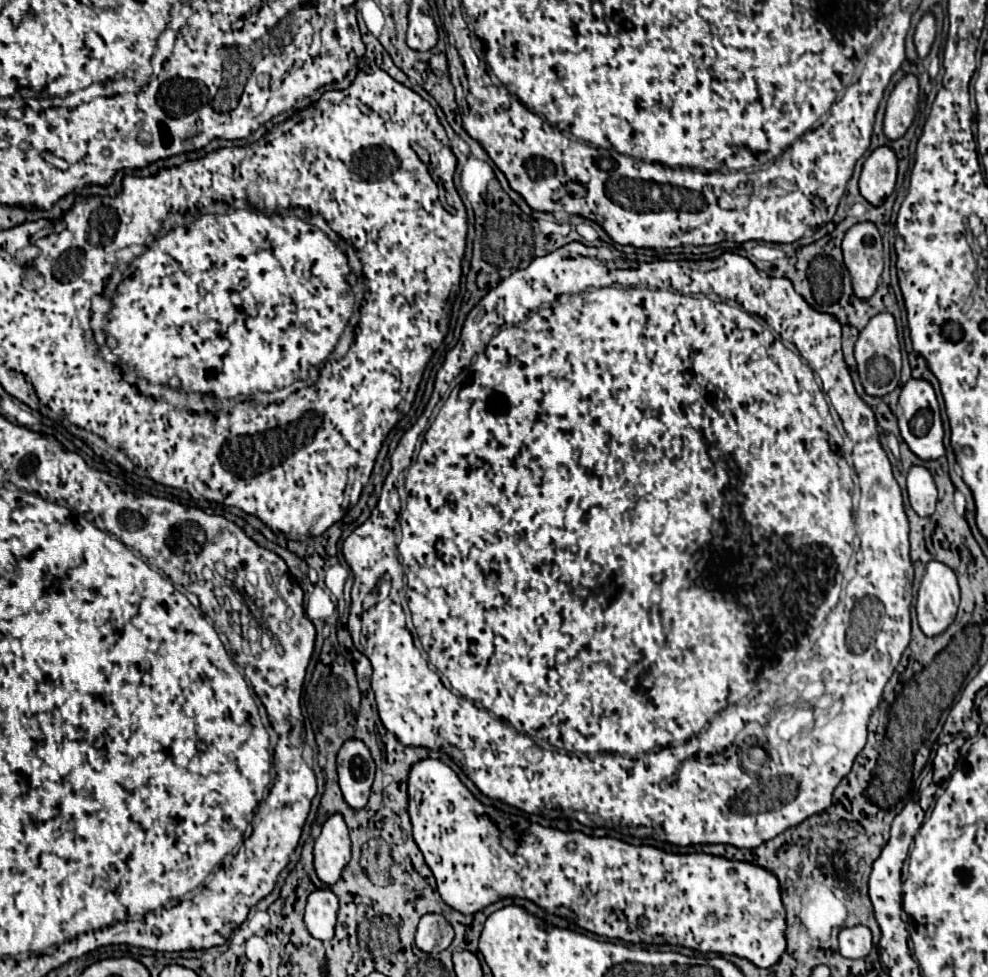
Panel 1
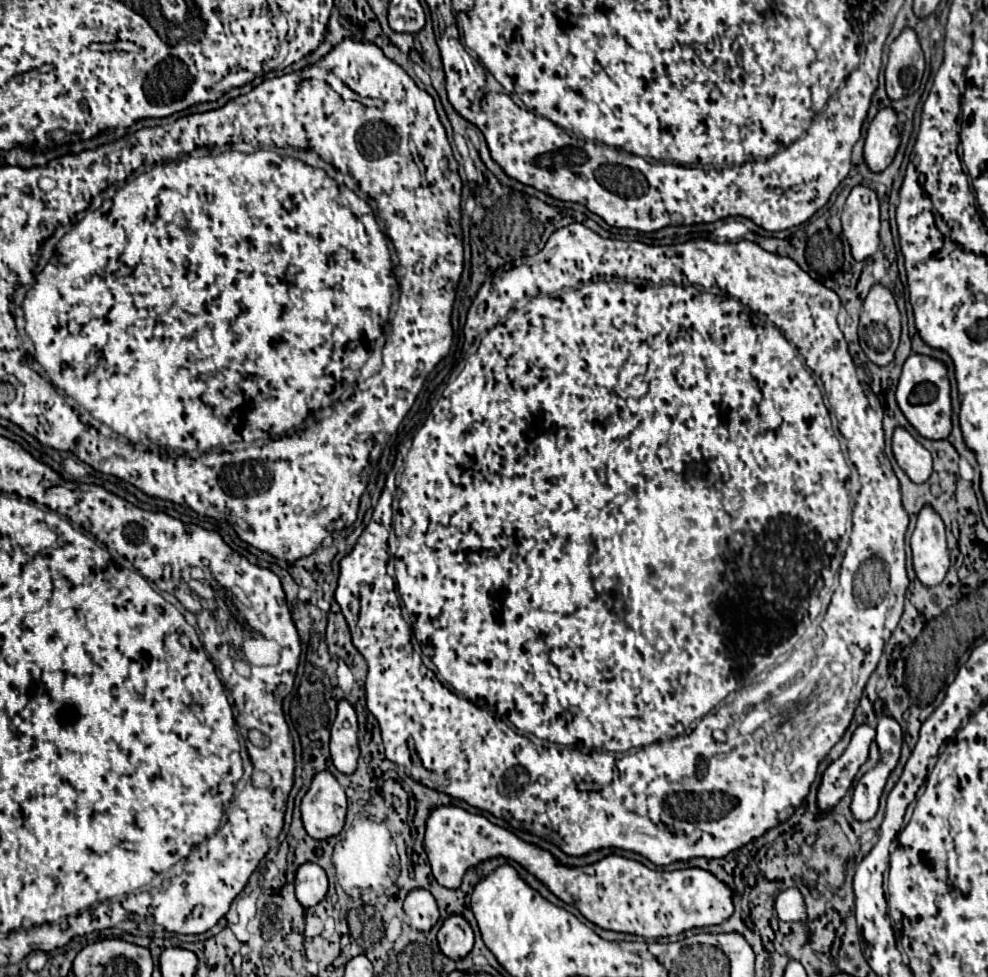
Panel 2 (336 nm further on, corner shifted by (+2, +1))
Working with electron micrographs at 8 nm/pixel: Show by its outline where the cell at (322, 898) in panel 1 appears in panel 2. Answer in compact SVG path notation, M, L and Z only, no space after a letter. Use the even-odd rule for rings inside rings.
M303 863L295 875L295 895L303 907L317 905L327 893L327 875L319 865Z

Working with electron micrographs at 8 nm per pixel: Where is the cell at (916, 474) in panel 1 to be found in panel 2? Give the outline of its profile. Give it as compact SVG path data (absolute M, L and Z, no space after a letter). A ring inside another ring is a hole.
M897 427L893 433L893 455L911 481L923 483L929 479L933 471L931 453L903 427Z

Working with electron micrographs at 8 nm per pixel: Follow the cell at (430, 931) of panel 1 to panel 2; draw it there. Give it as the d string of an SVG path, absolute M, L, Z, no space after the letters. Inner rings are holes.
M411 889L403 901L403 911L417 931L429 931L439 919L437 901L427 889Z

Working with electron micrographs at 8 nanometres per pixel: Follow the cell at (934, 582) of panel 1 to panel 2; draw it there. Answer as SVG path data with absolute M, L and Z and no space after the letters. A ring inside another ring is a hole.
M925 505L917 515L915 531L911 535L911 551L915 573L923 585L933 587L945 579L949 571L945 525L931 505Z

